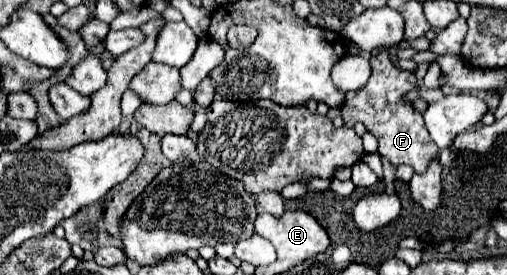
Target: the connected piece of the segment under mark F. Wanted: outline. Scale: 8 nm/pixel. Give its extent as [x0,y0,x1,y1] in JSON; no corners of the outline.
[341,49,439,173]

